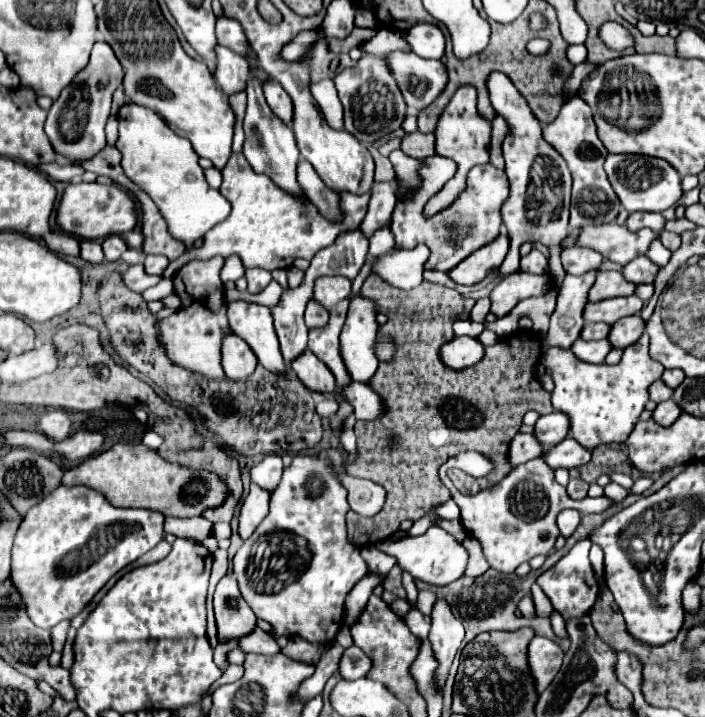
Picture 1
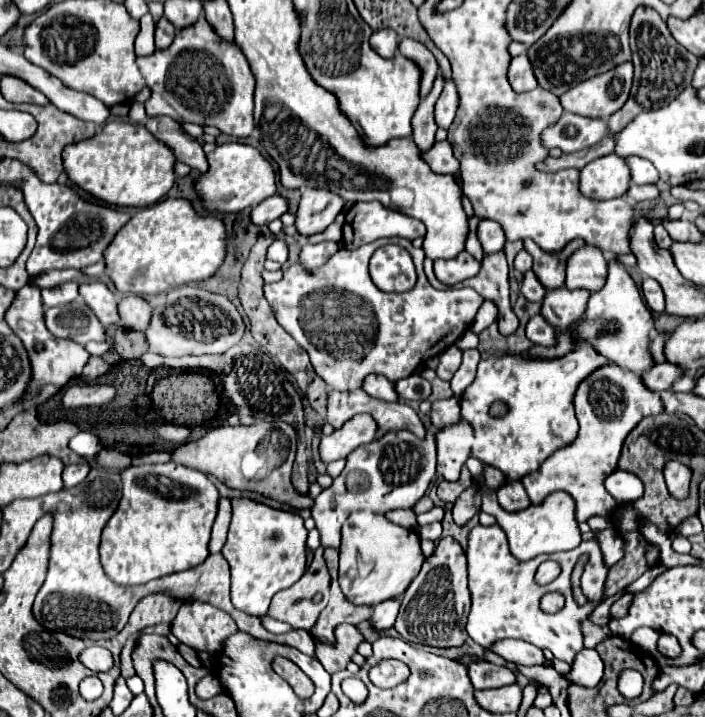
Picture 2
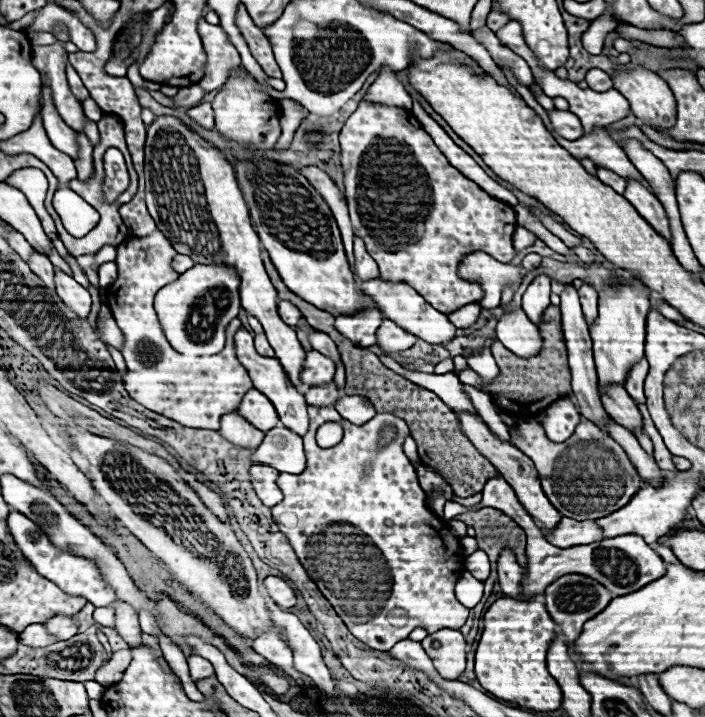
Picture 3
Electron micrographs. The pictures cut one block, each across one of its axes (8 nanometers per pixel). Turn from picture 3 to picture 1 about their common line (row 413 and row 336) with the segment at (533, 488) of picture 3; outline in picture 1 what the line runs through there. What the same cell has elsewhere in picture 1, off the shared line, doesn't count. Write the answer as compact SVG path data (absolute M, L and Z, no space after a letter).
M460 336L454 338L446 344L442 344L440 348L440 360L454 370L462 370L468 368L472 364L476 364L480 358L484 356L484 346L470 336Z

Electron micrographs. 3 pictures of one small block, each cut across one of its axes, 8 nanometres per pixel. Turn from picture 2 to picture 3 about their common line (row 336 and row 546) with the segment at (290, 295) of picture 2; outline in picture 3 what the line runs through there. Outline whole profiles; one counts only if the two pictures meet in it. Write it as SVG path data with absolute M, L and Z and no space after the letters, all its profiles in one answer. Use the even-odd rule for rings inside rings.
M308 406L308 414L310 430L304 436L304 450L308 458L306 470L300 476L278 476L278 486L284 492L284 500L272 506L274 520L290 540L308 576L330 600L350 632L376 650L390 650L396 642L408 638L416 626L424 626L428 634L442 628L460 630L468 618L468 608L456 600L454 584L462 574L464 554L460 550L460 542L456 536L452 536L446 522L434 516L424 502L426 494L418 484L416 470L402 450L404 440L410 436L408 424L394 414L376 414L366 424L356 426L344 420L334 406L324 406L324 410ZM326 422L338 422L344 428L342 440L332 448L320 448L316 444L316 430ZM384 424L394 424L398 436L388 446L378 448L378 434ZM332 524L354 526L360 530L366 542L362 542L362 538L358 540L358 536L342 534L342 546L316 546L316 534L324 530L328 540L328 528Z

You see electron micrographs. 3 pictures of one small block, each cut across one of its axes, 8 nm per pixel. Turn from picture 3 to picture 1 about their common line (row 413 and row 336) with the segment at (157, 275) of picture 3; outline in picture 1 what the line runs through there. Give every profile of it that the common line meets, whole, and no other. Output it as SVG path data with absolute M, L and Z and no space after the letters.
M212 256L208 260L192 260L184 264L174 274L174 292L180 296L182 306L178 308L178 312L156 324L158 342L166 352L168 360L176 366L192 370L194 374L202 374L208 380L224 378L220 366L220 348L222 340L232 334L232 328L226 318L228 306L224 302L224 286L218 276L222 264L222 256Z

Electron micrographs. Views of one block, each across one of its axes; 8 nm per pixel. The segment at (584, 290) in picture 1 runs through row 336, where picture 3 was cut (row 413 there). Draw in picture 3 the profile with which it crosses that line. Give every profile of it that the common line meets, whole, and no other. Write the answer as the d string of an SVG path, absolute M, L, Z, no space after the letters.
M562 398L556 400L552 406L548 406L546 416L542 418L540 424L552 442L564 442L570 438L578 422L580 422L580 414L576 406L572 406L570 400Z

